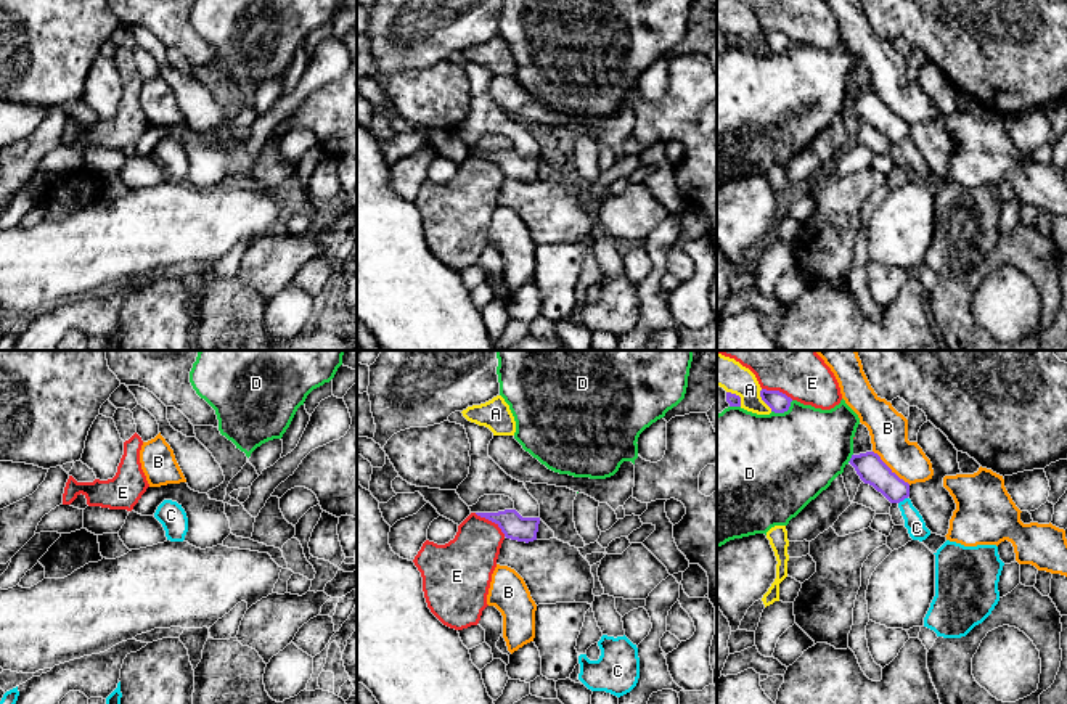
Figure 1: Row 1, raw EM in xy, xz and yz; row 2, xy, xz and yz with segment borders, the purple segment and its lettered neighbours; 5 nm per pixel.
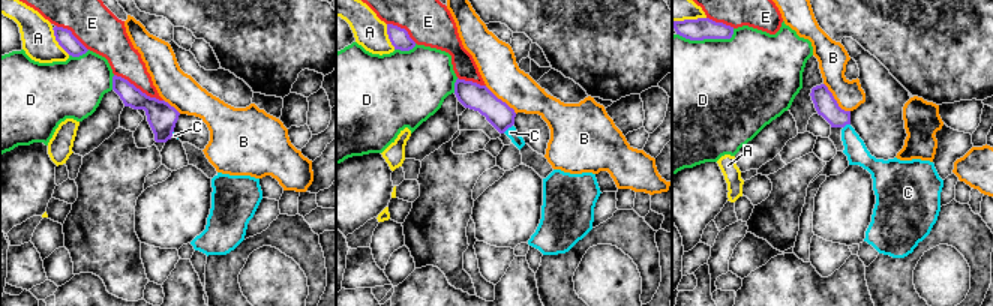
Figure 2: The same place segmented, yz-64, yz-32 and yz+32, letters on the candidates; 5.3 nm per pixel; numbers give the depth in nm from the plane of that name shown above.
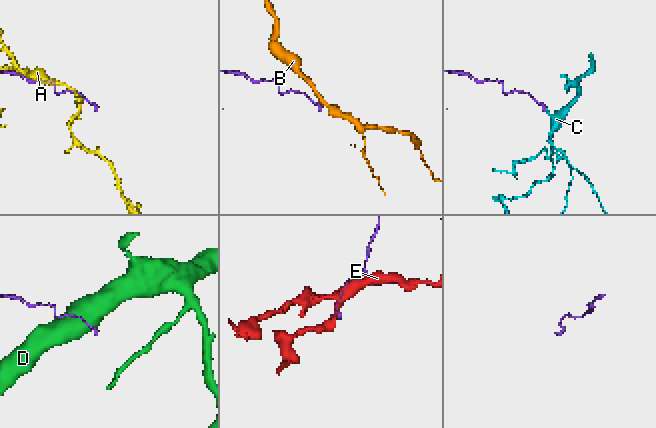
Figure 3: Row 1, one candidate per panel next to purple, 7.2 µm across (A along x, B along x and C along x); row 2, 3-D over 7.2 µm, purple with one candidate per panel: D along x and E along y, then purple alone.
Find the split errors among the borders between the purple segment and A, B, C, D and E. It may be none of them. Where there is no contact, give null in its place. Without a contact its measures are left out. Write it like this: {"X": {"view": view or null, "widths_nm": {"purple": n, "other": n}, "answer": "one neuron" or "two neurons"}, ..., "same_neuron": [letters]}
{"A": {"view": "yz", "widths_nm": {"purple": 100, "other": 150}, "answer": "two neurons"}, "B": {"view": "yz", "widths_nm": {"purple": 140, "other": 190}, "answer": "two neurons"}, "C": {"view": "yz", "widths_nm": {"purple": 140, "other": 100}, "answer": "two neurons"}, "D": {"view": "yz", "widths_nm": {"purple": 100, "other": 500}, "answer": "two neurons"}, "E": {"view": "xz", "widths_nm": {"purple": 130, "other": 280}, "answer": "two neurons"}, "same_neuron": []}

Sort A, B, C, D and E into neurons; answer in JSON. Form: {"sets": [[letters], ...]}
{"sets": [["A"], ["B"], ["C"], ["D"], ["E"]]}

